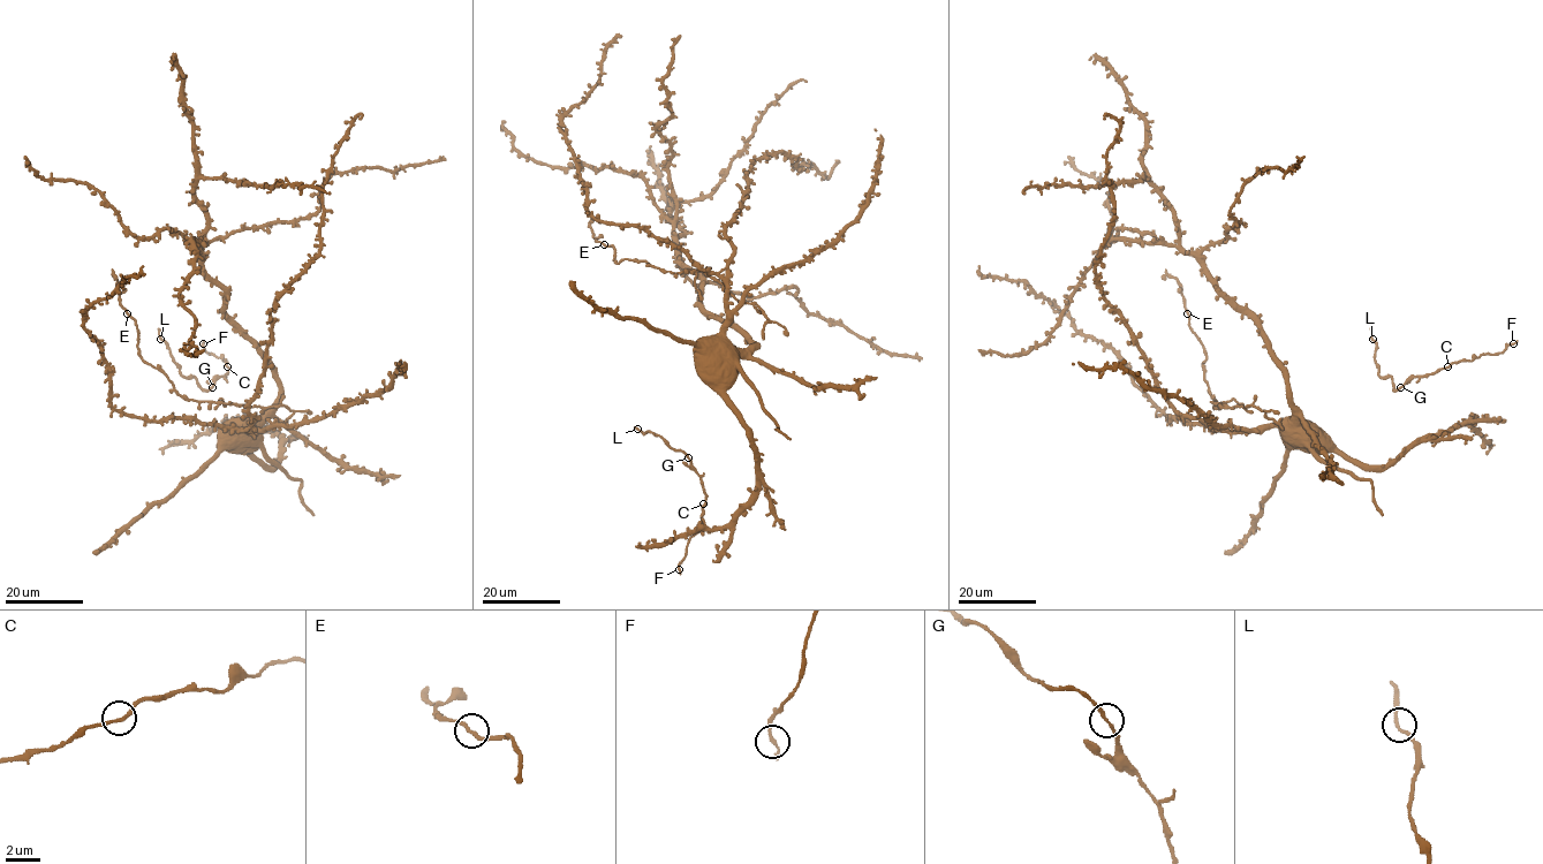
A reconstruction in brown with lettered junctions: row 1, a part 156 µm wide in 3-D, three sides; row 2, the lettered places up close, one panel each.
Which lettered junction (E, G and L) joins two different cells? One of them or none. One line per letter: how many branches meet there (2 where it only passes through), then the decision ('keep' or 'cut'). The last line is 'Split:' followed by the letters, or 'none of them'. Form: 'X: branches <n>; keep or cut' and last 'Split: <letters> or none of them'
E: branches 2; keep
G: branches 2; cut
L: branches 2; keep
Split: G

